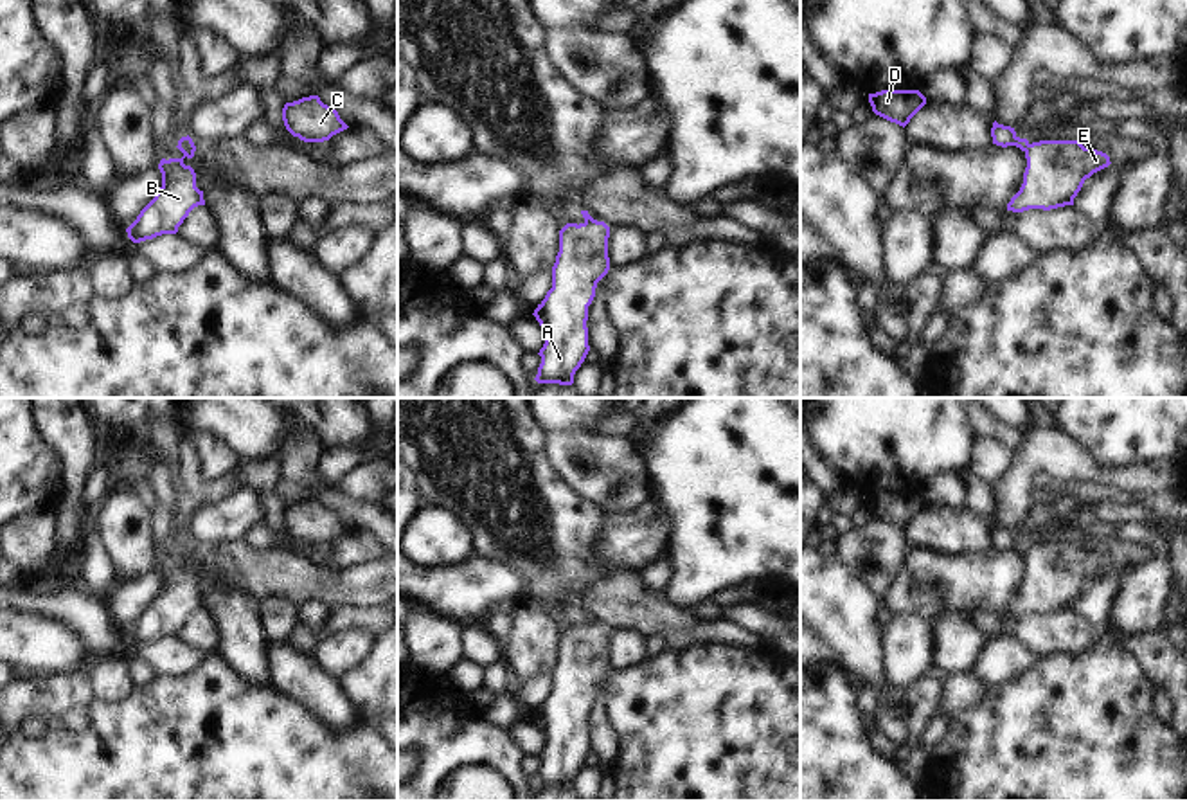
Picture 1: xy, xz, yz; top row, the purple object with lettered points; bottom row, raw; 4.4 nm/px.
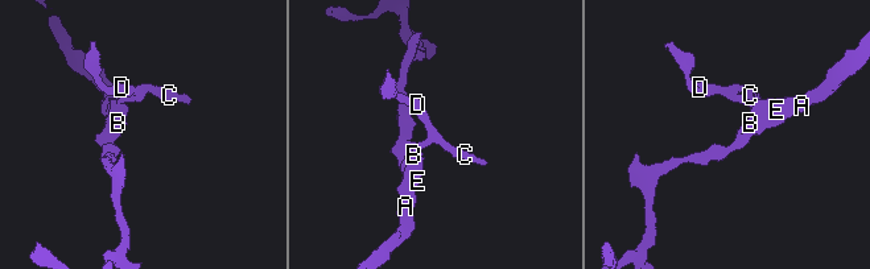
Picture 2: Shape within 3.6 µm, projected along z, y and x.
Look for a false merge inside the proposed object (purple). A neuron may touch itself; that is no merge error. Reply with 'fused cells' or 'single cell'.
fused cells

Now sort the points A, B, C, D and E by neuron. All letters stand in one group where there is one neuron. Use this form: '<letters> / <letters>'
A B E / C D

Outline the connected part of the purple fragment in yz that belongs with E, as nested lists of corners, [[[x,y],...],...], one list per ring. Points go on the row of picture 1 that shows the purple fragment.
[[[1040,140],[1025,149],[1027,167],[1020,191],[1007,211],[1058,209],[1074,205],[1086,178],[1108,167],[1110,157],[1079,140]]]

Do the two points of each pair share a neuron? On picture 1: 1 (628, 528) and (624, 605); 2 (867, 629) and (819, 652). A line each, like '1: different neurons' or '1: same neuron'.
1: different neurons
2: different neurons

